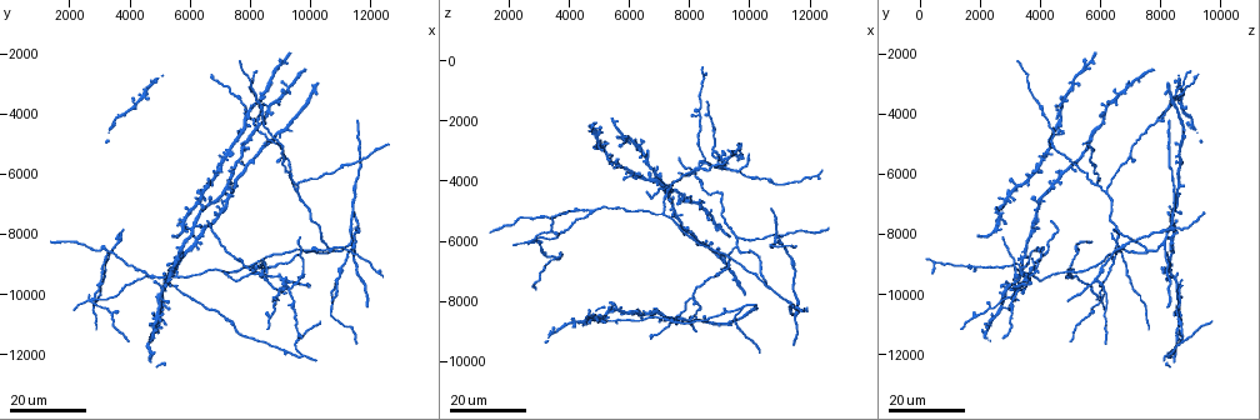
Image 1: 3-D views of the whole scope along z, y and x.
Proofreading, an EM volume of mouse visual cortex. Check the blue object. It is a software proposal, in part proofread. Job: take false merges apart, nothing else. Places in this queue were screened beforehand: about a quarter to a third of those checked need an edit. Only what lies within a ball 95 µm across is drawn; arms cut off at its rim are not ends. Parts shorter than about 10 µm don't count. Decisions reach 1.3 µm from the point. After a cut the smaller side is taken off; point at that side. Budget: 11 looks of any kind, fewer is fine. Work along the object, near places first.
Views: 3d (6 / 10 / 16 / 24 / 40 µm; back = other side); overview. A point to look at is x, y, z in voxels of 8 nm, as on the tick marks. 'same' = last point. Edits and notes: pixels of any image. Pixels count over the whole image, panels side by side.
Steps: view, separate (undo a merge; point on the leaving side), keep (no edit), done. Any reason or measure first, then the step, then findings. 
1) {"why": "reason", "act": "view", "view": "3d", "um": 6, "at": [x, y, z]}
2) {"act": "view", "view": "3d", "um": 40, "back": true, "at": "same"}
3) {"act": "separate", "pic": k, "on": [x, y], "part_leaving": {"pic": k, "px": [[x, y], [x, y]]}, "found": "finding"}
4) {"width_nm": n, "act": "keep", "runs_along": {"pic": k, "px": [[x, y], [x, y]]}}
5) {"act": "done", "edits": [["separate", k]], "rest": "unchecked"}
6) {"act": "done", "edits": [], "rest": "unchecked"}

{"why": "three-way junction", "act": "view", "view": "3d", "um": 24, "at": [8100, 4200, 7900]}

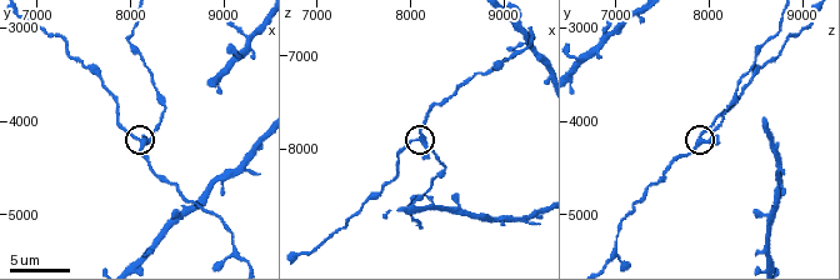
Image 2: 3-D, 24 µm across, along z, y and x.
{"why": "zoom in", "act": "view", "view": "3d", "um": 10, "at": [8100, 4200, 7900]}

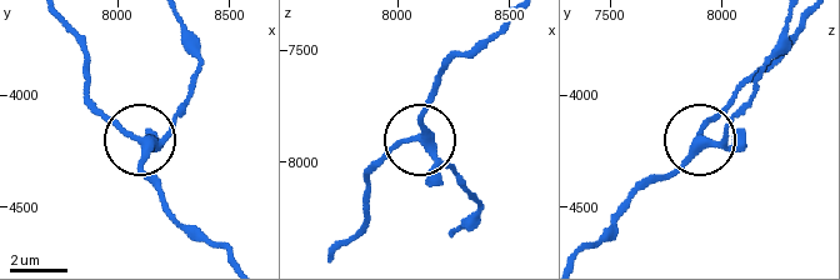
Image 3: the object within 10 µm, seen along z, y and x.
{"act": "keep", "found": "continuous, no second neuron"}

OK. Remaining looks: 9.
{"why": "two arms in line, one across", "act": "view", "view": "3d", "um": 16, "at": [10700, 8500, 7600]}

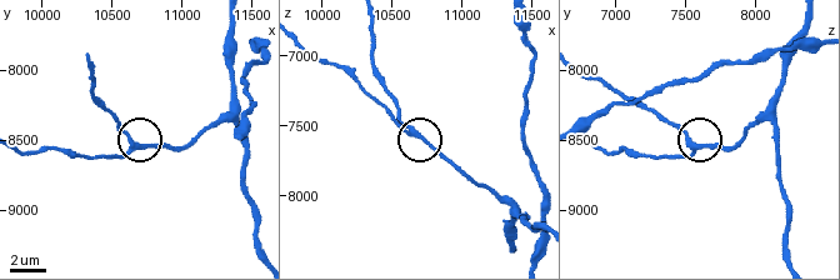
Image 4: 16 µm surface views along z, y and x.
{"why": "closer look", "act": "view", "view": "3d", "um": 6, "at": [10660, 8540, 7560]}

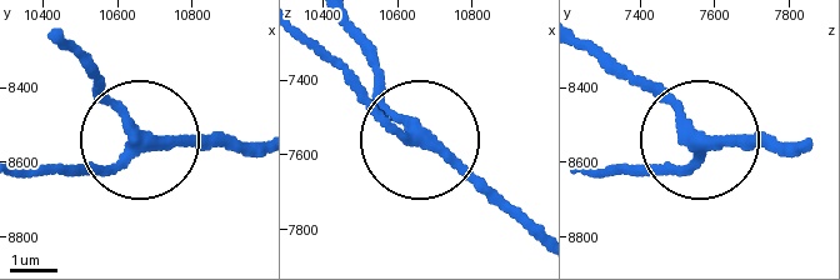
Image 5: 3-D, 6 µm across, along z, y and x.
{"width_nm": 250, "act": "keep", "runs_along": {"pic": 5, "px": [[586, 170], [670, 170], [698, 134], [773, 134]]}, "found": "one neuron here"}

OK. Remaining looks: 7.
{"act": "view", "view": "3d", "um": 24, "at": [9600, 6600, 6200]}

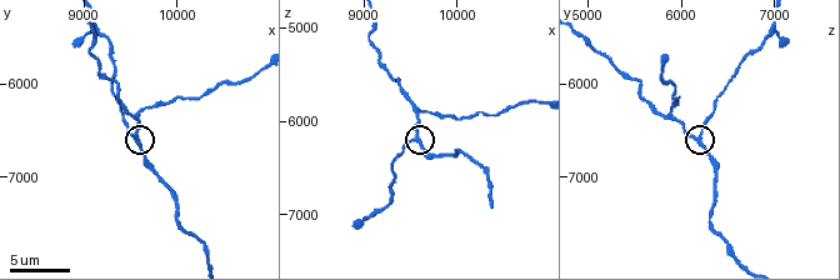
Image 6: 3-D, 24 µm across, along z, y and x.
{"act": "view", "view": "3d", "um": 10, "at": [9550, 6600, 6200]}

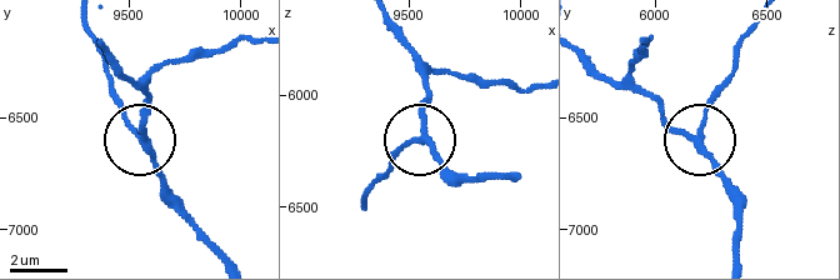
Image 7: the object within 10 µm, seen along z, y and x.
{"act": "view", "view": "3d", "um": 6, "at": [9570, 6590, 6190]}

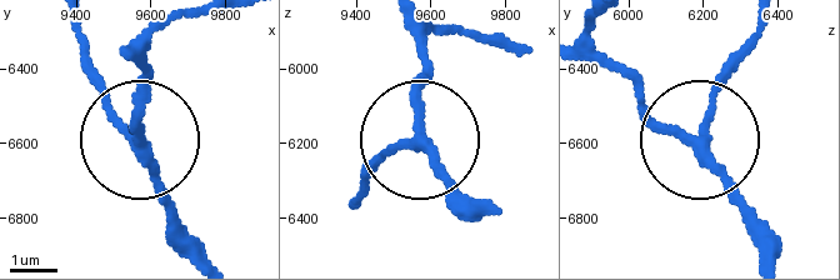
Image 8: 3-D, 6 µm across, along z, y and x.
{"arms": 3, "act": "keep", "runs_along": {"pic": 8, "px": [[490, 203], [466, 195], [415, 139], [426, 28]]}, "found": "continuous, no second neuron"}

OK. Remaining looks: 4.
{"why": "side arm on a straight run", "act": "view", "view": "3d", "um": 16, "at": [9300, 11900, 8300]}

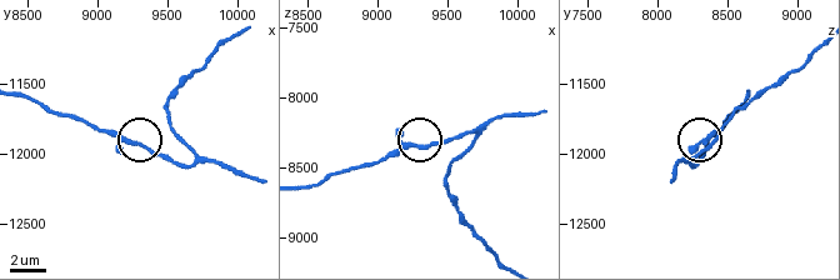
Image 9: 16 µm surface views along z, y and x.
{"act": "view", "view": "3d", "um": 6, "at": [9280, 11920, 8340]}

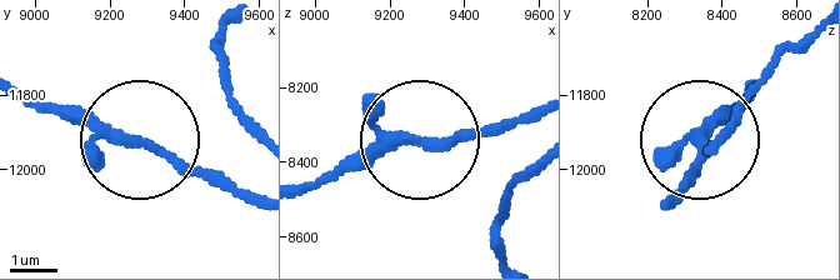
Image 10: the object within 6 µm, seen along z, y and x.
{"act": "keep", "runs_along": {"pic": 10, "px": [[308, 185], [415, 141], [464, 141], [535, 118]]}, "found": "one neuron here"}

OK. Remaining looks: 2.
{"act": "view", "view": "3d", "um": 16, "at": [4800, 9400, 5000]}

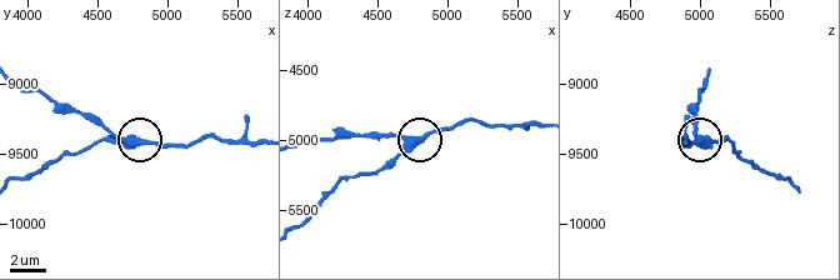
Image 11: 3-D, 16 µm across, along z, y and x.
{"act": "view", "view": "3d", "um": 10, "at": [4720, 9400, 5020]}

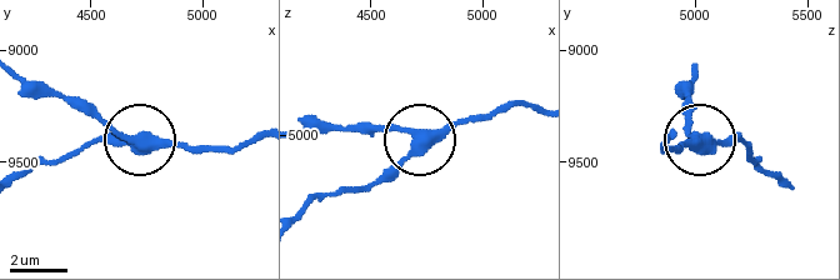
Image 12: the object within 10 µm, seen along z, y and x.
{"act": "keep", "runs_along": {"pic": 12, "px": [[535, 108], [514, 103], [421, 136], [359, 131]]}, "found": "continuous, no second neuron"}

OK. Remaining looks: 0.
{"act": "done", "edits": [], "rest": "unchecked"}

